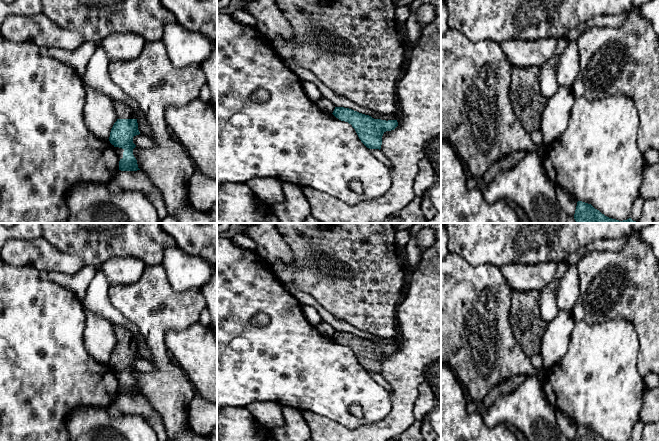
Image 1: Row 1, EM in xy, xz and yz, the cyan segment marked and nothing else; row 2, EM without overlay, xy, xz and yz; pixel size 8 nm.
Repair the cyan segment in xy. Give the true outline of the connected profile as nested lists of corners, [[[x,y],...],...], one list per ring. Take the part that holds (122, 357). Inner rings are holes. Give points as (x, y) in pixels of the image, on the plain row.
[[[114,324],[113,328],[117,339],[117,345],[111,353],[109,365],[114,371],[119,371],[124,374],[123,382],[119,385],[119,394],[140,394],[137,384],[133,379],[133,373],[136,371],[133,367],[133,361],[140,358],[137,341],[127,328]]]

